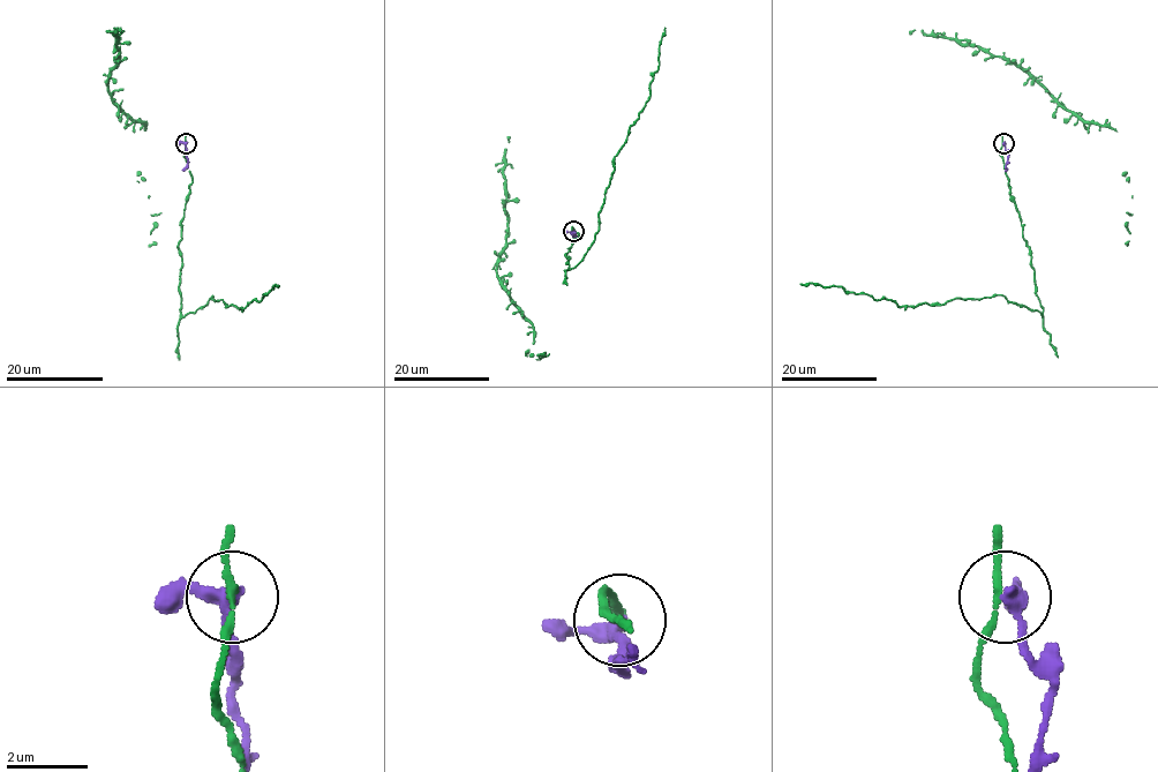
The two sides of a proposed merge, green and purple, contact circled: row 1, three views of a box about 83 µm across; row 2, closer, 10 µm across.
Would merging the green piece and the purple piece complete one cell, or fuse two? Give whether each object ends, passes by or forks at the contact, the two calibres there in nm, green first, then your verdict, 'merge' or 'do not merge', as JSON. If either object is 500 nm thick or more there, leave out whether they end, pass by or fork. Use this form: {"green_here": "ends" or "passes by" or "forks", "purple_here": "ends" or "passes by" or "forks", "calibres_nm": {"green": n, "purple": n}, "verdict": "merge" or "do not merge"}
{"green_here": "passes by", "purple_here": "passes by", "calibres_nm": {"green": 160, "purple": 280}, "verdict": "do not merge"}

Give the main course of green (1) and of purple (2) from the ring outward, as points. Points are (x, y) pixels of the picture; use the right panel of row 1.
1: (1002, 143), (1000, 155), (1043, 315), (1001, 294), (902, 307), (841, 286), (799, 284)
2: (1004, 143), (1008, 154), (1005, 171)

